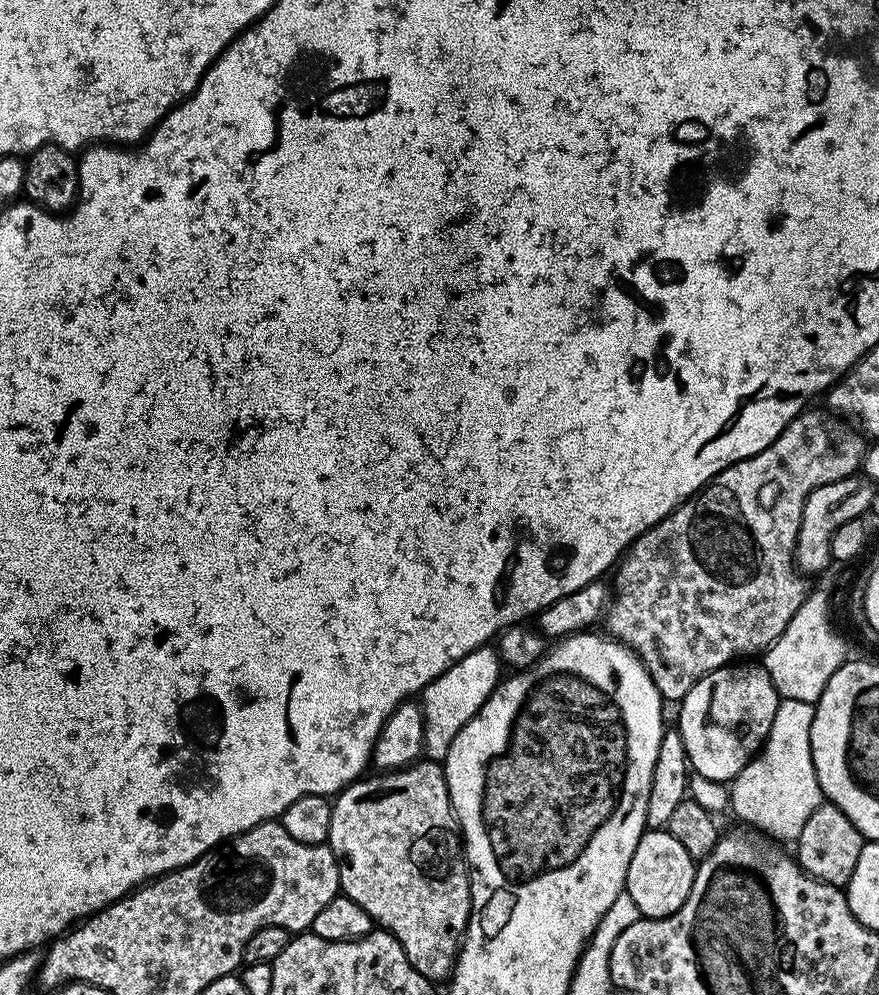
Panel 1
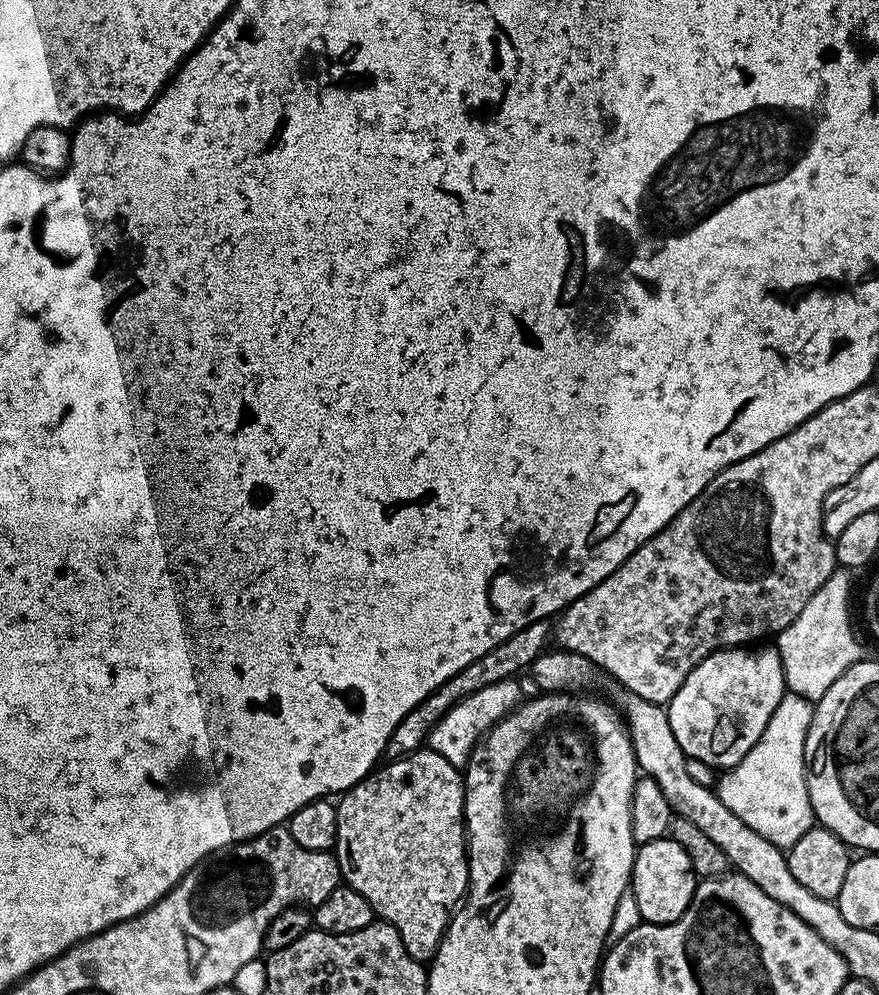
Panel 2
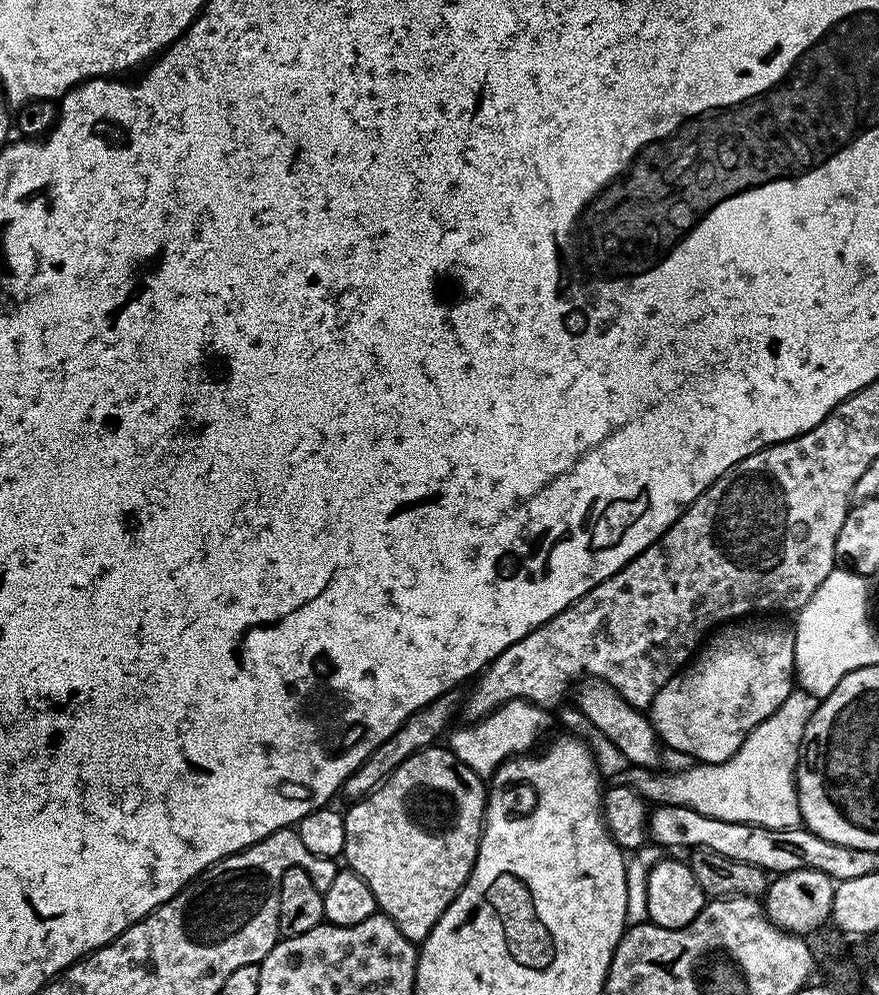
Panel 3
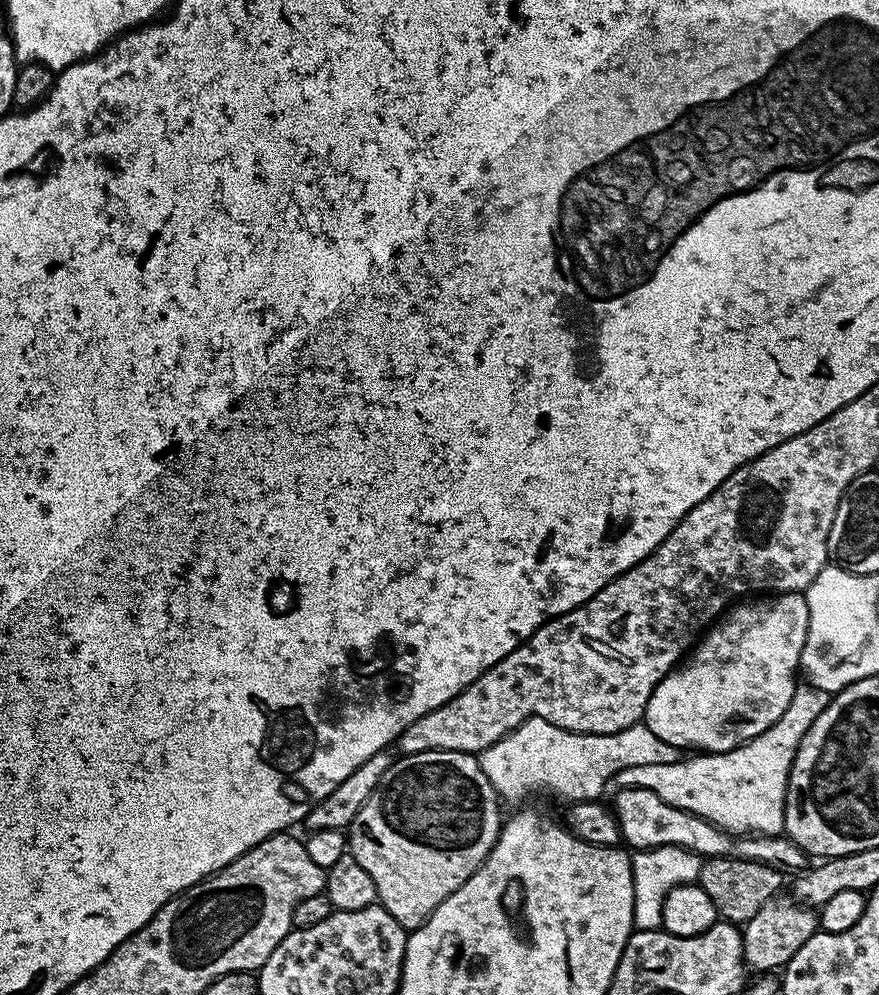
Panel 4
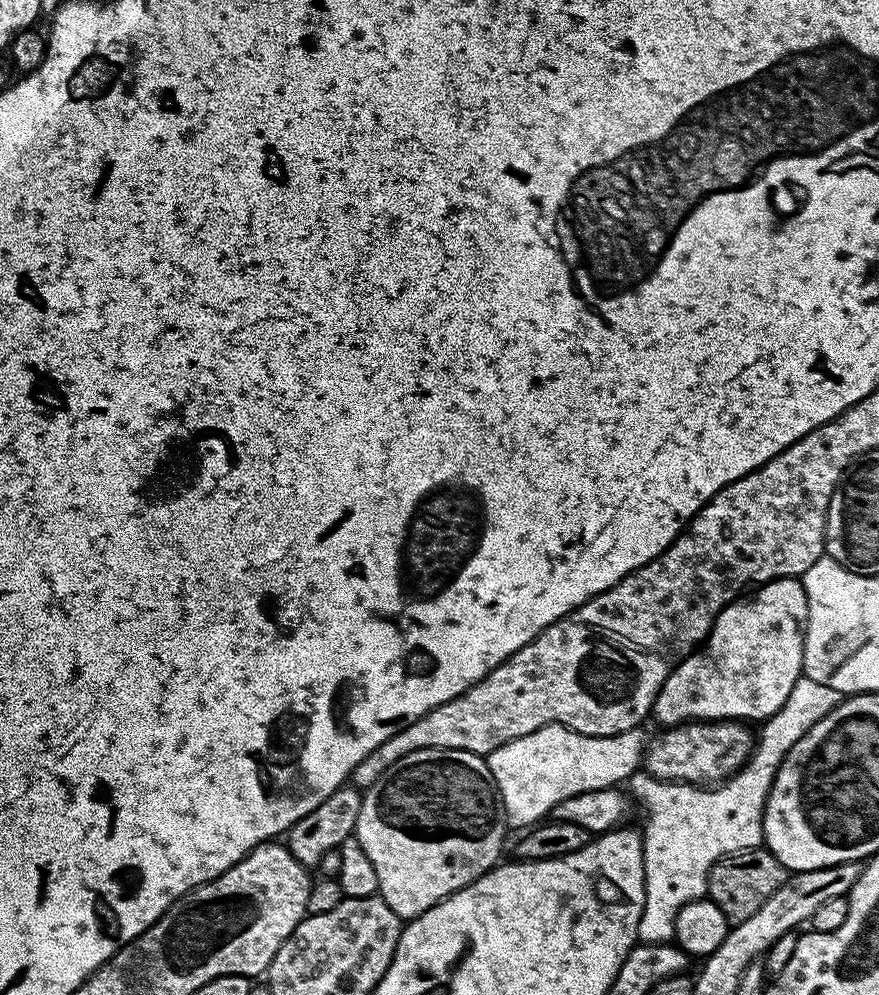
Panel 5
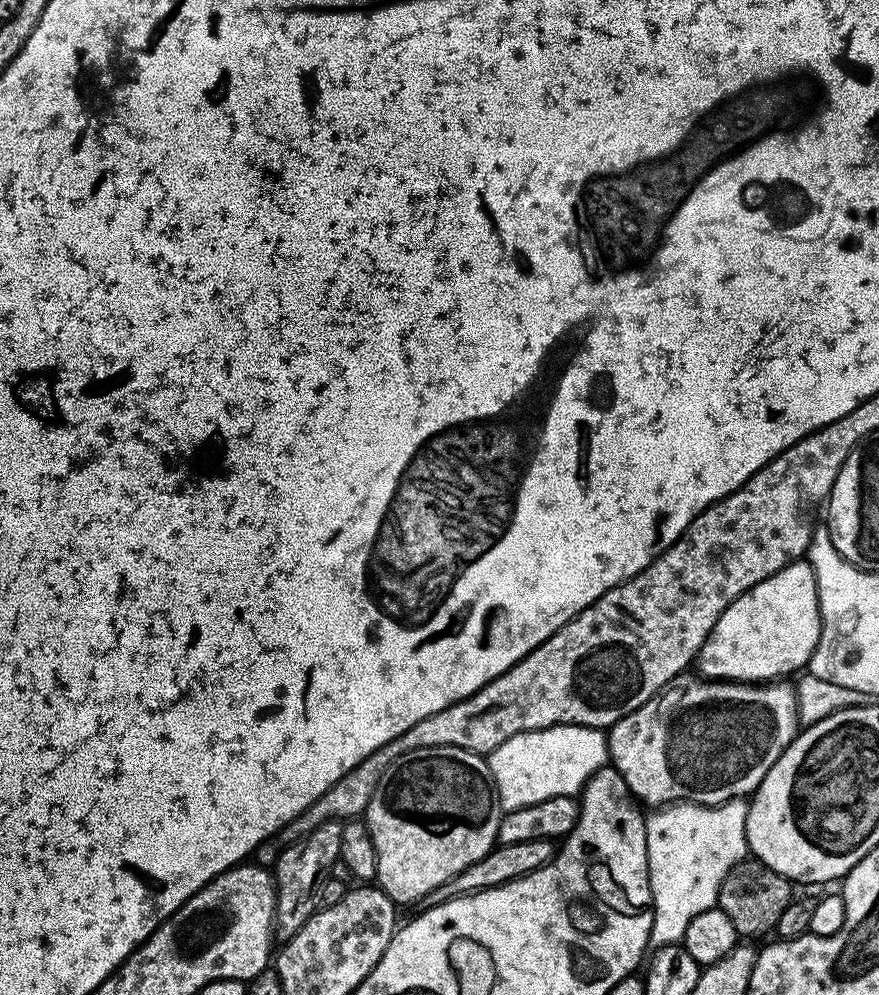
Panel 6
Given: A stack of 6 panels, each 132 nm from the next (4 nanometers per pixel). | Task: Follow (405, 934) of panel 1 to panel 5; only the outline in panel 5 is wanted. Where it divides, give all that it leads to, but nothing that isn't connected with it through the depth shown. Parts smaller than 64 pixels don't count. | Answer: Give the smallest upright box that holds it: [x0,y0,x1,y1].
[354,748,504,922]

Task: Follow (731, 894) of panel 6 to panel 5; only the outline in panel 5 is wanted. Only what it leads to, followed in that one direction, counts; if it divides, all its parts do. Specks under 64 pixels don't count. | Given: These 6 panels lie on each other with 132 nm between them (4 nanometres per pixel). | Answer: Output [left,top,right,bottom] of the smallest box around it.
[706,847,789,925]

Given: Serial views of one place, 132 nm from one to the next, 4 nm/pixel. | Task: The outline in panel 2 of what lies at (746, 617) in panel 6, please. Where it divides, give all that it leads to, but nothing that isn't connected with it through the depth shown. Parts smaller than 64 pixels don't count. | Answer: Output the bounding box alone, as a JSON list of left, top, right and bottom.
[666,646,786,770]

